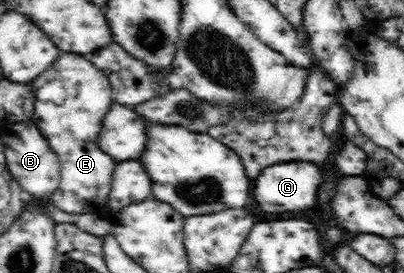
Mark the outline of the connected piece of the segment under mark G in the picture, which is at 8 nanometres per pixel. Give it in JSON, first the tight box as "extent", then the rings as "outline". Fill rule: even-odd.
{"extent":[254,161,322,213],"outline":[[[310,161],[283,162],[274,166],[266,167],[260,171],[260,177],[254,181],[254,201],[260,203],[260,207],[266,213],[284,213],[284,211],[302,211],[310,209],[316,204],[316,193],[322,183],[322,168],[319,164]]]}

